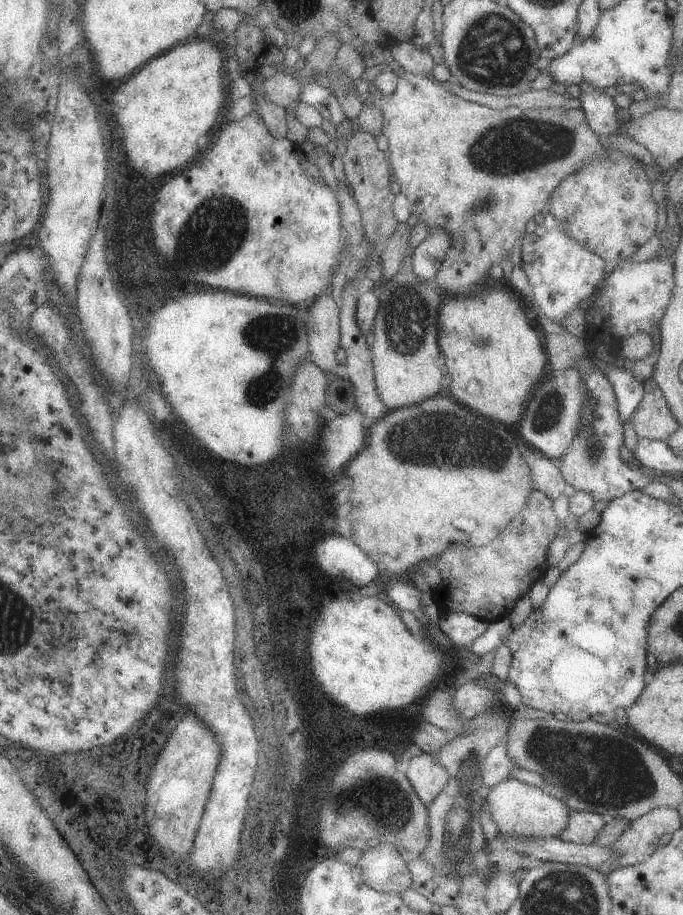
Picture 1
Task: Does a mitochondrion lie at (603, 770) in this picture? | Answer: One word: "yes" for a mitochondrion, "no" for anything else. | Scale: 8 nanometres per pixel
yes

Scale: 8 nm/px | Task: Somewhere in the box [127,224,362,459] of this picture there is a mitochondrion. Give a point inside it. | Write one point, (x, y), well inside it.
(276, 335)

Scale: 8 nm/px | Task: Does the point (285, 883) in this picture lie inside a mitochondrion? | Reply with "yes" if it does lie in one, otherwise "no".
no

